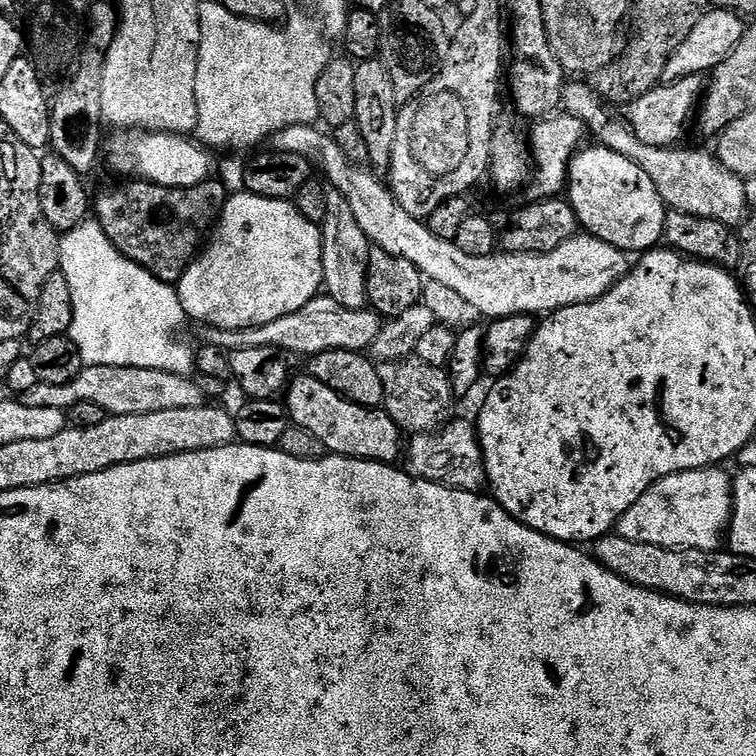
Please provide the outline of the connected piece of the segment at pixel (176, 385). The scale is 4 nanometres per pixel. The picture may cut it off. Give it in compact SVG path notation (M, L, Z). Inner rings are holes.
M84 366L79 374L65 384L41 384L37 382L22 394L22 402L26 406L42 406L43 408L63 408L71 410L75 404L93 404L101 408L101 413L113 416L126 414L154 414L158 410L193 409L207 403L208 396L189 377L175 372L162 370L146 370L145 368L123 368L122 366Z

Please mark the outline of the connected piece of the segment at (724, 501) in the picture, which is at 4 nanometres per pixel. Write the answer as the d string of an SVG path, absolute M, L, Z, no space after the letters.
M720 466L696 468L693 472L679 472L662 478L626 510L618 525L619 535L635 544L649 544L659 548L696 548L700 552L711 552L721 547L732 518L732 485L733 477L724 473Z

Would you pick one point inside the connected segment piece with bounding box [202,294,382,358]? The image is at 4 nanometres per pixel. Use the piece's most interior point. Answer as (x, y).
(322, 324)

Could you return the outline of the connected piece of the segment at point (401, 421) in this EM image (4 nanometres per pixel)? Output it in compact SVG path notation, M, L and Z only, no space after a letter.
M412 358L384 362L379 369L384 387L382 408L392 416L399 429L408 434L419 434L435 432L449 423L448 411L452 408L454 393L447 371L430 368Z

